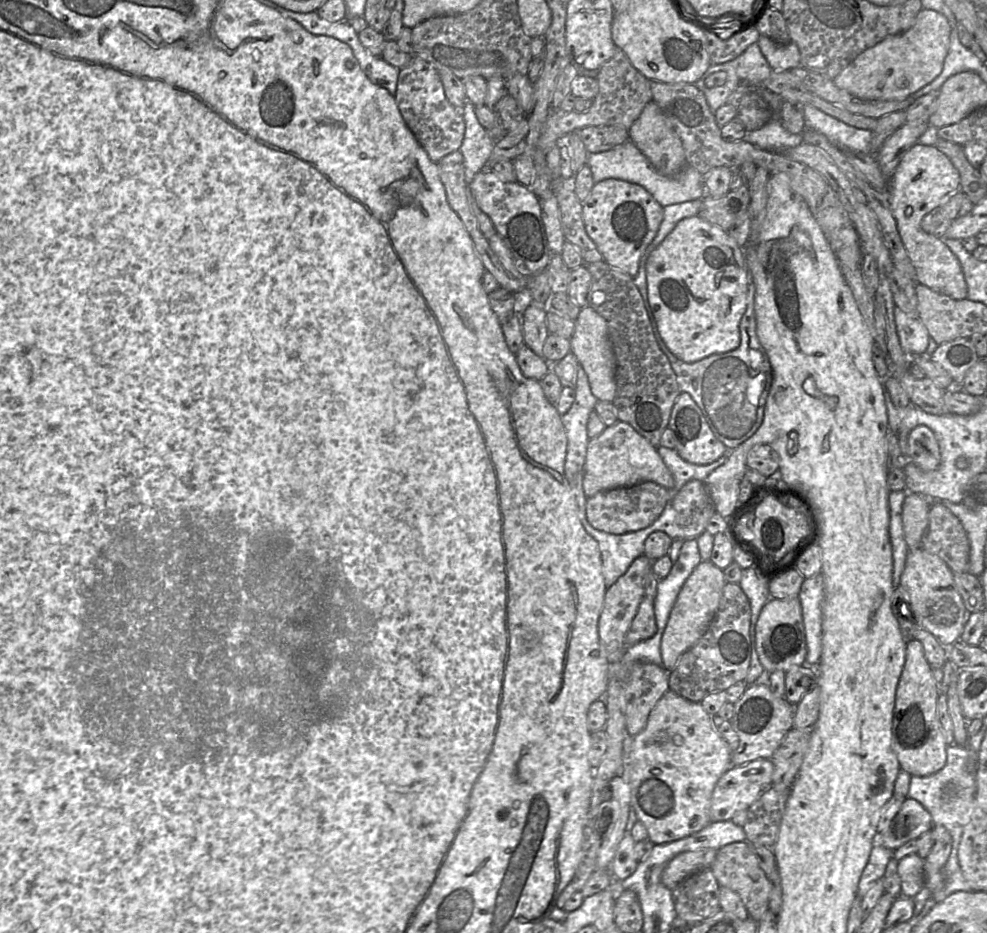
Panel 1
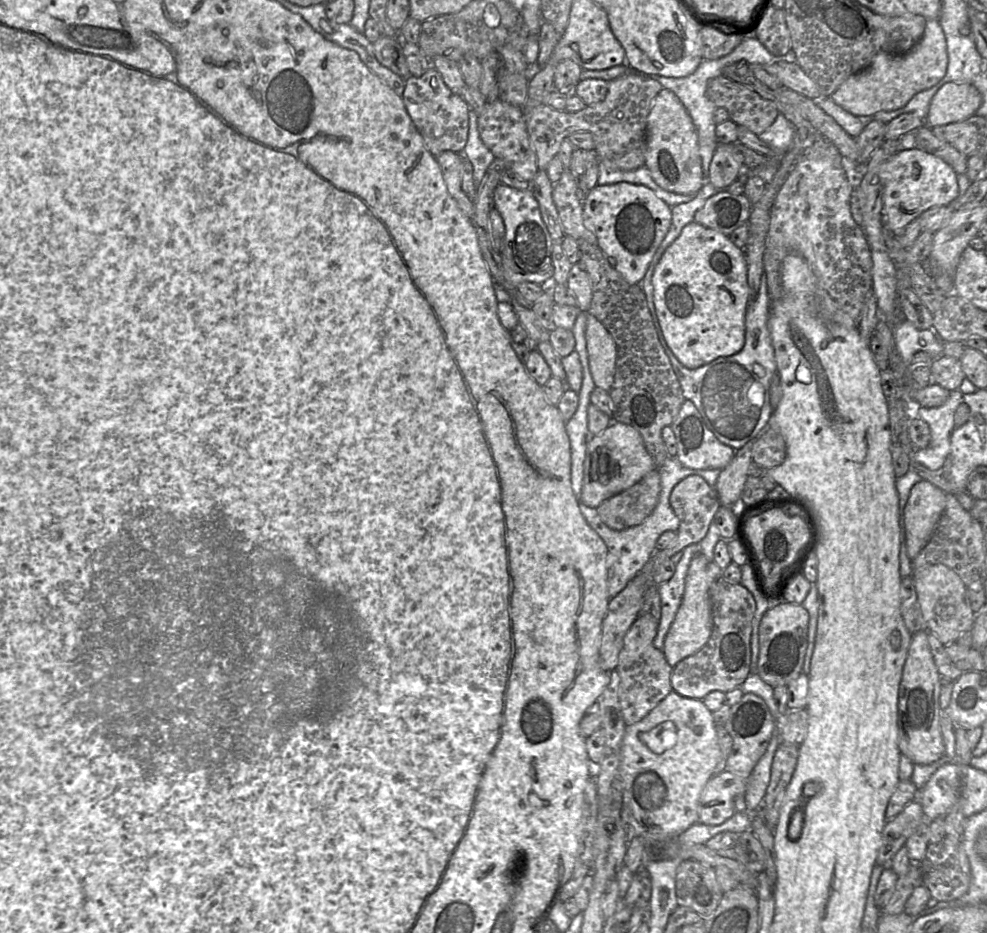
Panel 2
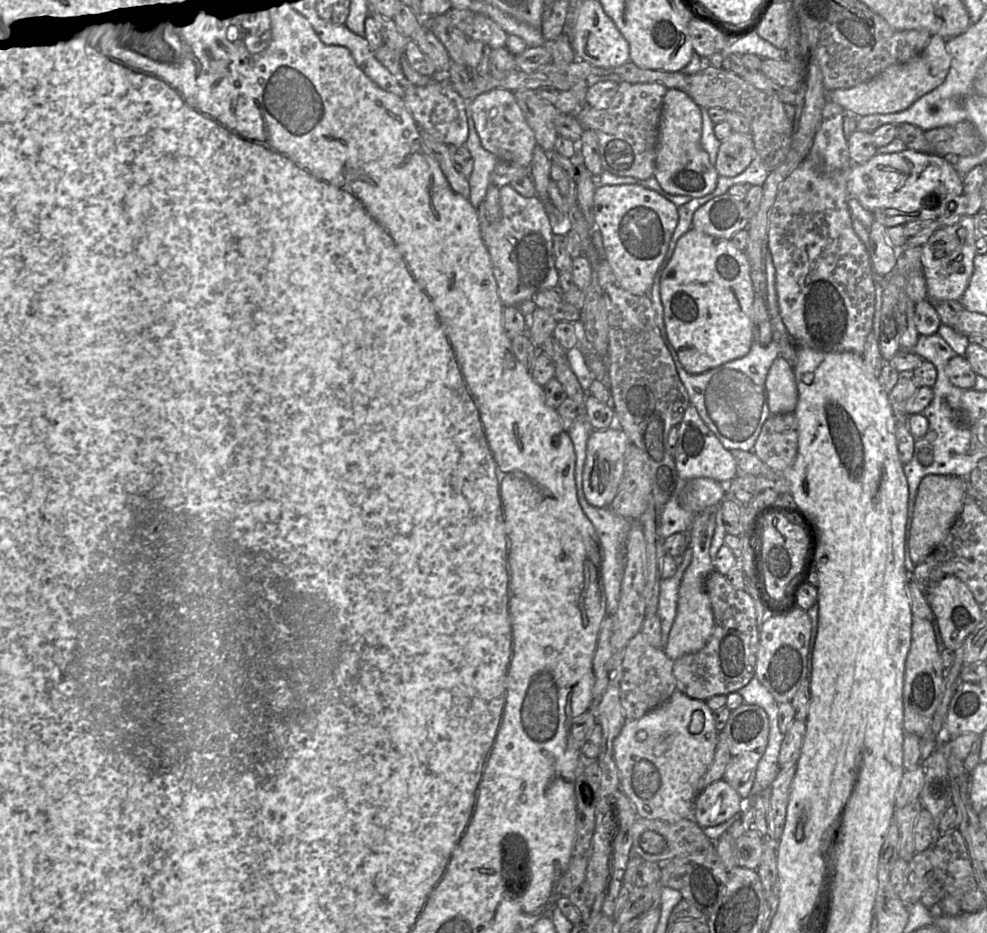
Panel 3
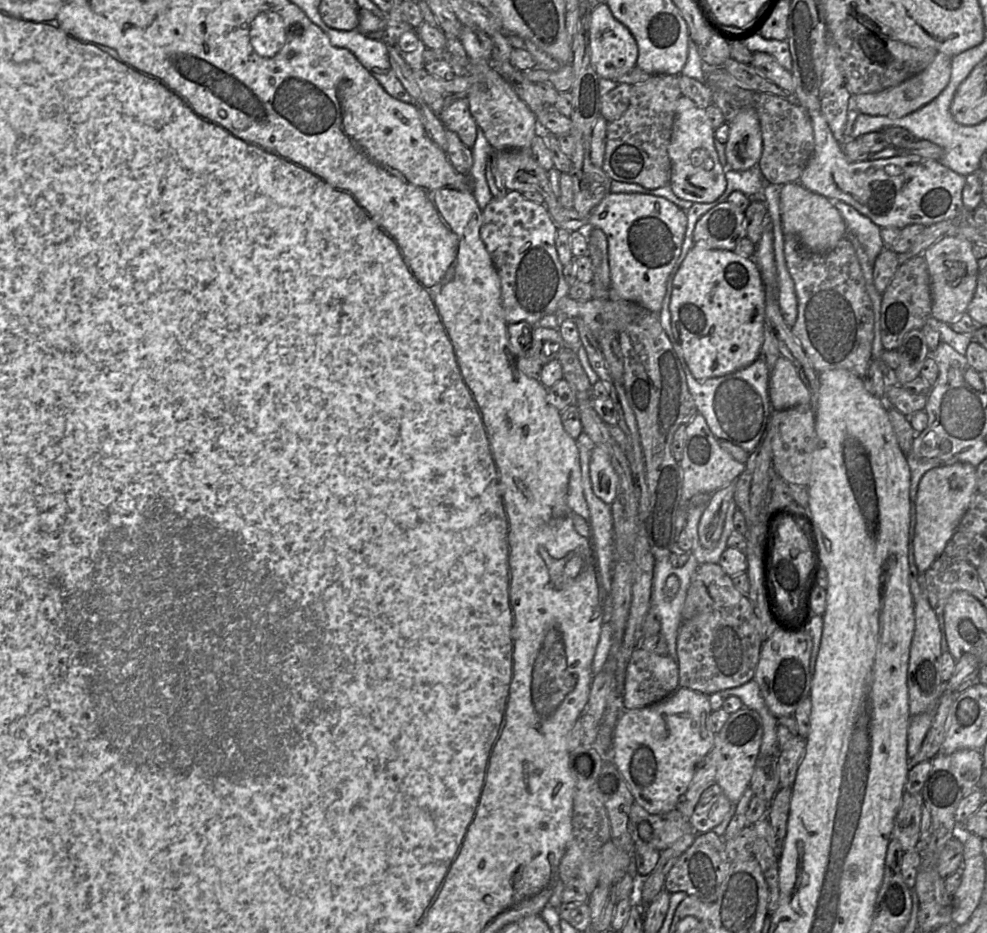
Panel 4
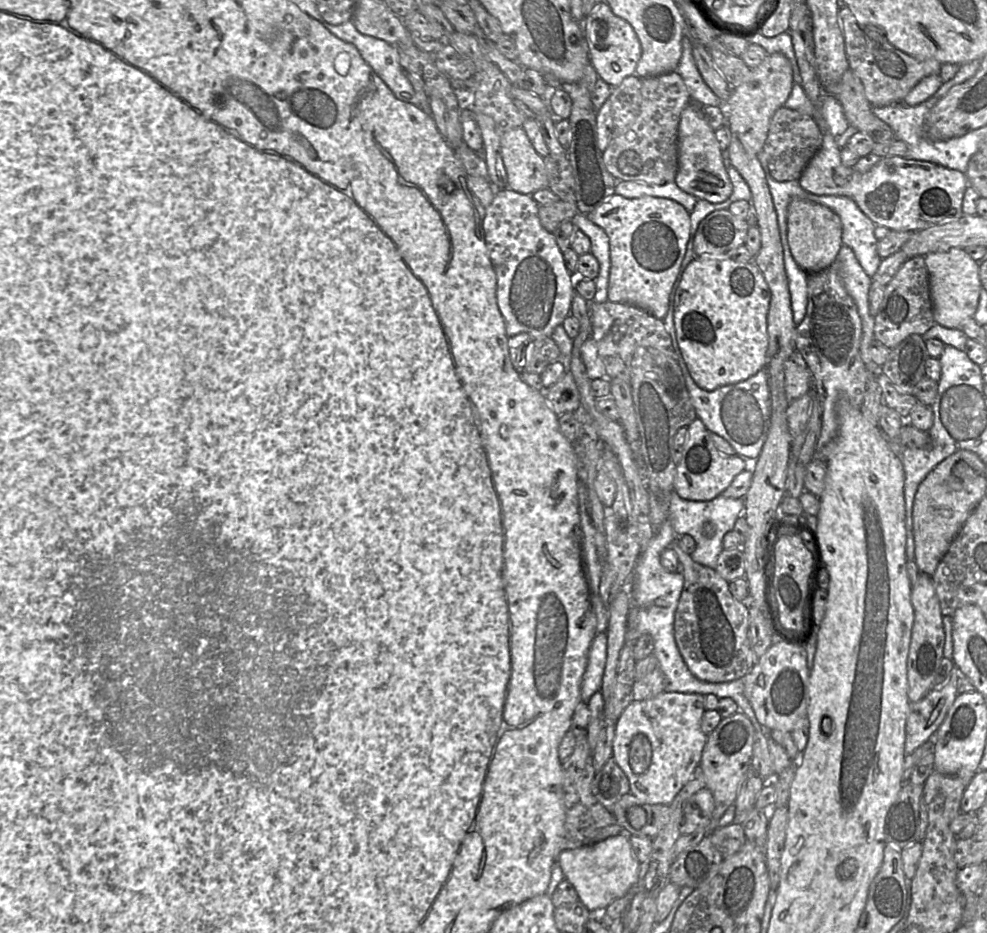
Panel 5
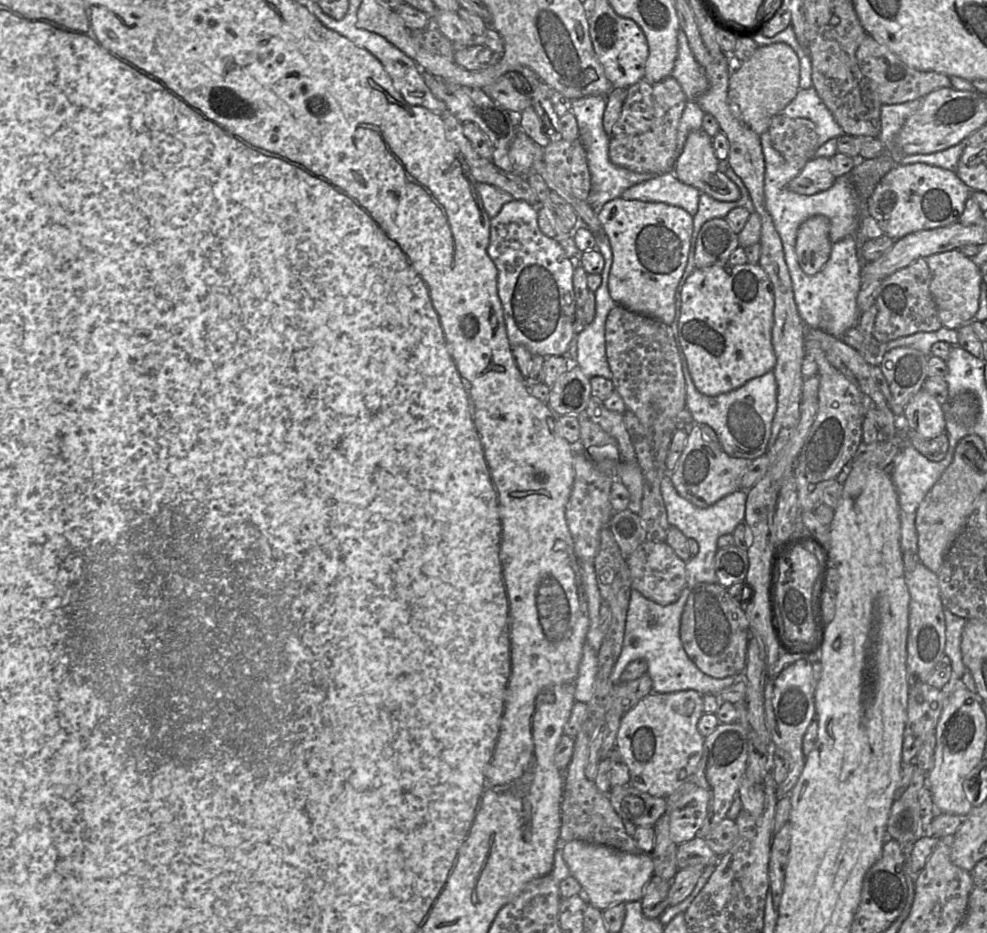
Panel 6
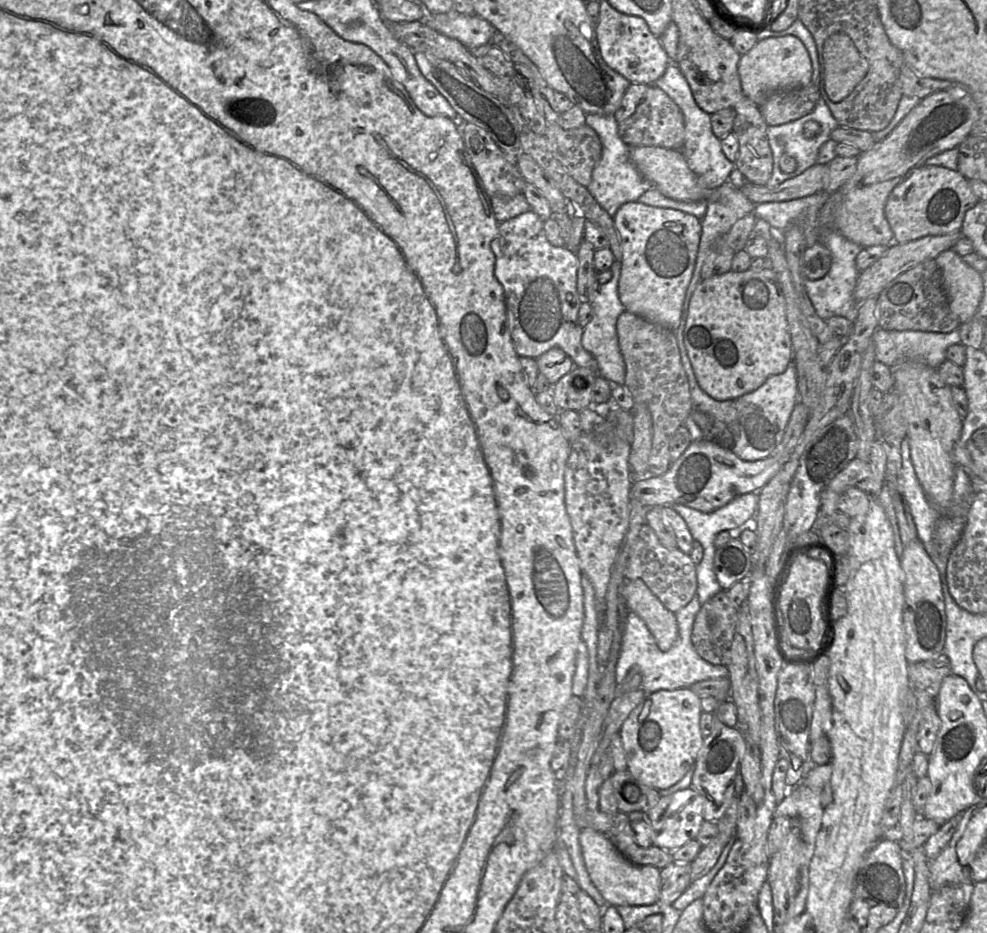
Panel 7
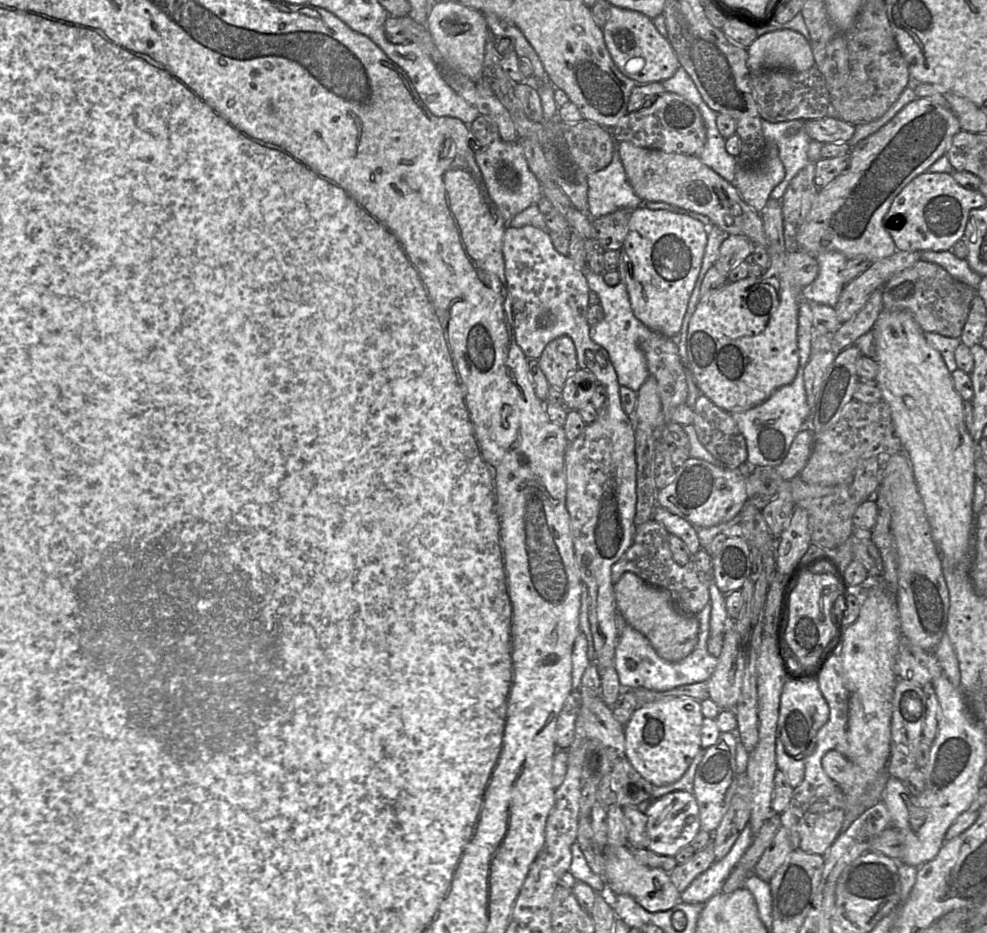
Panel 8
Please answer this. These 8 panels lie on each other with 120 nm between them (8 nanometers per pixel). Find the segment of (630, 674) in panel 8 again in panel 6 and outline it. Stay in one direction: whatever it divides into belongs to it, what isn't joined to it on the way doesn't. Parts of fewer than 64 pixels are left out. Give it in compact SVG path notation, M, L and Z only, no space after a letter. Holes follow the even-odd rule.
M686 586L676 602L663 606L646 598L638 590L632 589L627 611L623 646L611 673L611 680L613 683L620 682L621 675L629 663L636 659L644 658L648 662L647 673L652 679L653 693L673 693L684 690L695 690L703 695L718 695L721 690L736 682L745 681L747 684L747 678L744 671L725 678L714 678L702 672L687 655L680 637L680 626L683 610L690 592L691 589Z

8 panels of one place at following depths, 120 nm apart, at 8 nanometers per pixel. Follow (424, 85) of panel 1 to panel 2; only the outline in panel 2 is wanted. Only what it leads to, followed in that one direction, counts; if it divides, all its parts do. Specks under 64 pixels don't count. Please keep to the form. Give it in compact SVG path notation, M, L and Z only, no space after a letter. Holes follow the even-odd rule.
M431 67L419 77L408 77L405 80L402 100L432 155L436 157L444 151L463 151L468 139L470 107L461 95L453 93L448 88L438 70Z

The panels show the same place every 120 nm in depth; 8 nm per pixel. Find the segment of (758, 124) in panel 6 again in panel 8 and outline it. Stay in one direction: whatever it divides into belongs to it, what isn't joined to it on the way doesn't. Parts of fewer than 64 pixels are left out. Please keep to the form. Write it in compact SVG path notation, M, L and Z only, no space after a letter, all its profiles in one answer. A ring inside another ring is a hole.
M777 30L758 36L747 47L750 72L786 69L802 72L815 66L810 43L799 32Z

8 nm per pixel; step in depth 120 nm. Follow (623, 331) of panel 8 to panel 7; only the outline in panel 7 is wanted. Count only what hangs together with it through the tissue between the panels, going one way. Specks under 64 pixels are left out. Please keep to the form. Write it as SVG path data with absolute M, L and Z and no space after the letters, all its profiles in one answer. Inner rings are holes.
M615 259L611 268L612 278L605 284L599 285L591 302L593 317L583 329L581 344L594 356L598 364L598 375L613 385L624 385L626 368L620 351L616 323L618 317L625 311L618 295L618 282L621 273L621 263Z

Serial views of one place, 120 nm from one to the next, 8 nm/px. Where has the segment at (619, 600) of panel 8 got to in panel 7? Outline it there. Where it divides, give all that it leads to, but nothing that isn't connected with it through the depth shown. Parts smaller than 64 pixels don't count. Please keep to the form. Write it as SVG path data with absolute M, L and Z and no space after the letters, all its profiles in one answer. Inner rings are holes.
M641 579L625 581L623 595L629 611L645 622L659 649L670 650L679 638L675 613L668 610Z

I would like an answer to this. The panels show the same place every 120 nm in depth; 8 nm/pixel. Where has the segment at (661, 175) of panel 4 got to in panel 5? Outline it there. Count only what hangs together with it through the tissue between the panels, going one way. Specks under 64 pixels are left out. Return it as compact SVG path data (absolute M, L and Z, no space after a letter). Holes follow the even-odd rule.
M676 72L643 78L639 115L631 126L614 128L612 138L603 152L608 172L616 180L648 185L673 182L678 170L678 126L681 113L689 103L687 87Z

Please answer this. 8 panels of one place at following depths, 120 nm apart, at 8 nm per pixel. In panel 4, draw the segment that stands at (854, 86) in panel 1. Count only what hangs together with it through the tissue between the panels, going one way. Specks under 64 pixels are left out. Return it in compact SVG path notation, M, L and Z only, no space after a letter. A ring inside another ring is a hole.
M938 52L933 62L925 70L901 84L876 93L851 95L851 98L857 109L863 114L888 116L890 118L905 116L930 103L946 88L951 77L951 60L952 57Z

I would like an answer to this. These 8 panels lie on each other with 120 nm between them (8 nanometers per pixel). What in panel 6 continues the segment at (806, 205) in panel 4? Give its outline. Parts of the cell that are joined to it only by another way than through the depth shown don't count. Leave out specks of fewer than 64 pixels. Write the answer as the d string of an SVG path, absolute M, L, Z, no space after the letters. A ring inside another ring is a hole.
M822 215L813 216L800 225L795 250L805 274L816 275L829 260L832 246L829 231L830 220Z

